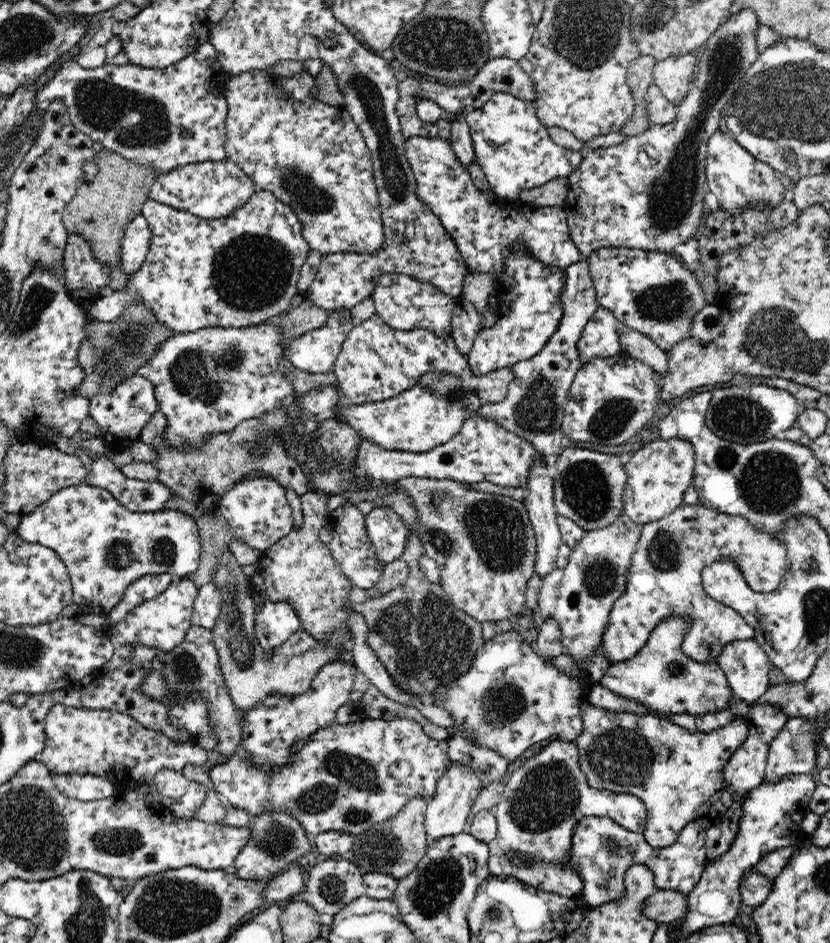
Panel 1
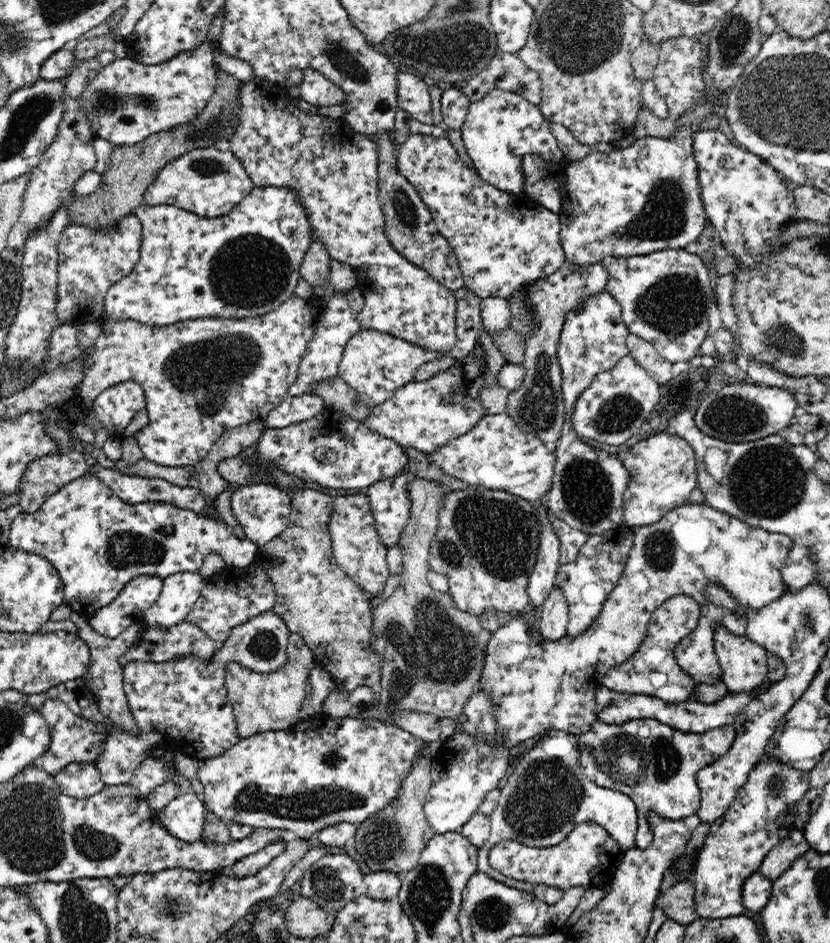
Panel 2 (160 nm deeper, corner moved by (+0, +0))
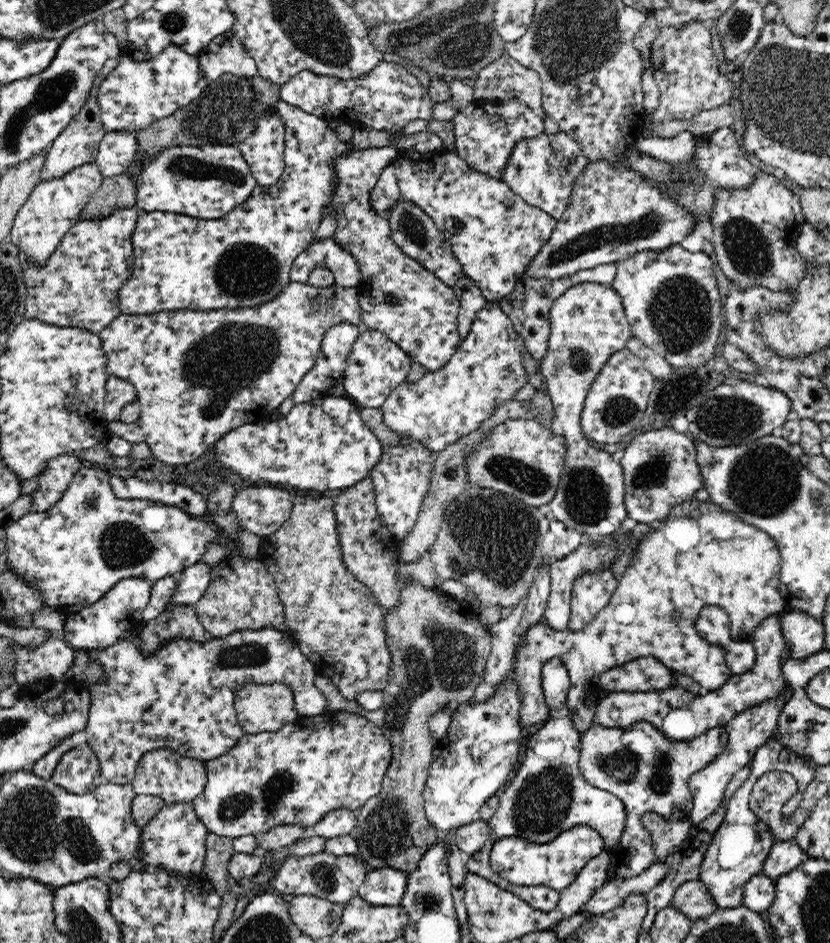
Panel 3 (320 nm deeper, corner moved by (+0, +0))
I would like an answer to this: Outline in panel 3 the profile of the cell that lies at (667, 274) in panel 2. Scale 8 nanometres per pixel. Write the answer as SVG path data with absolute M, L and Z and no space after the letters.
M678 243L668 248L637 252L617 262L617 275L611 288L621 296L633 336L662 355L673 367L704 366L715 356L723 326L722 304L712 260L703 250L690 252Z

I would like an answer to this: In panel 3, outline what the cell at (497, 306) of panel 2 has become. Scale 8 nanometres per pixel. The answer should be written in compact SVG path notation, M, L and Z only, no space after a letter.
M487 301L472 320L470 332L466 332L466 338L461 340L458 350L444 367L434 372L427 370L416 383L400 383L390 392L381 406L386 426L394 432L406 434L421 442L426 448L438 454L462 436L474 432L493 415L496 407L515 399L517 392L529 380L522 361L522 354L525 352L524 339L516 332L500 303Z

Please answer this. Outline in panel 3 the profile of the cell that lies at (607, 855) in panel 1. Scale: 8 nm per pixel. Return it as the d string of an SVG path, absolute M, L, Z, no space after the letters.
M576 825L544 844L528 841L518 836L508 836L495 841L489 851L491 869L516 886L548 886L561 891L570 886L587 862L606 849L605 842L592 827Z

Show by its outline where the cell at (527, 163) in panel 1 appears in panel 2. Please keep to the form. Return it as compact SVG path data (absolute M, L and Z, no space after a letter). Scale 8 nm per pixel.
M494 89L482 100L470 103L460 132L466 153L477 173L488 184L510 193L518 194L522 190L522 157L532 153L554 162L565 157L551 133L549 120L537 105L515 92Z

